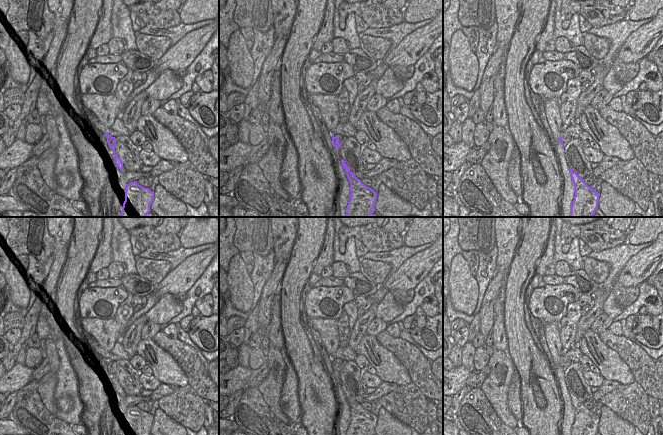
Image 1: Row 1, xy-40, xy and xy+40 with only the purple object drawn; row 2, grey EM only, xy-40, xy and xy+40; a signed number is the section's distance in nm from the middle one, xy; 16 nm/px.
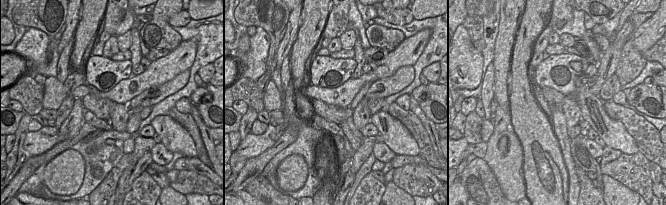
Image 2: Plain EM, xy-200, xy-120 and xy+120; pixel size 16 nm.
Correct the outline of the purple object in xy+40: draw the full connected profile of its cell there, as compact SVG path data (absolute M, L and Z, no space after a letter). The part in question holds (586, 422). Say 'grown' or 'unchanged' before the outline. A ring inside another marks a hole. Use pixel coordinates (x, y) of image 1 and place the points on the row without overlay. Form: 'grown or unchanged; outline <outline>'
unchanged; outline M569 392L574 407L575 420L571 435L596 435L600 417L588 410L583 402Z

